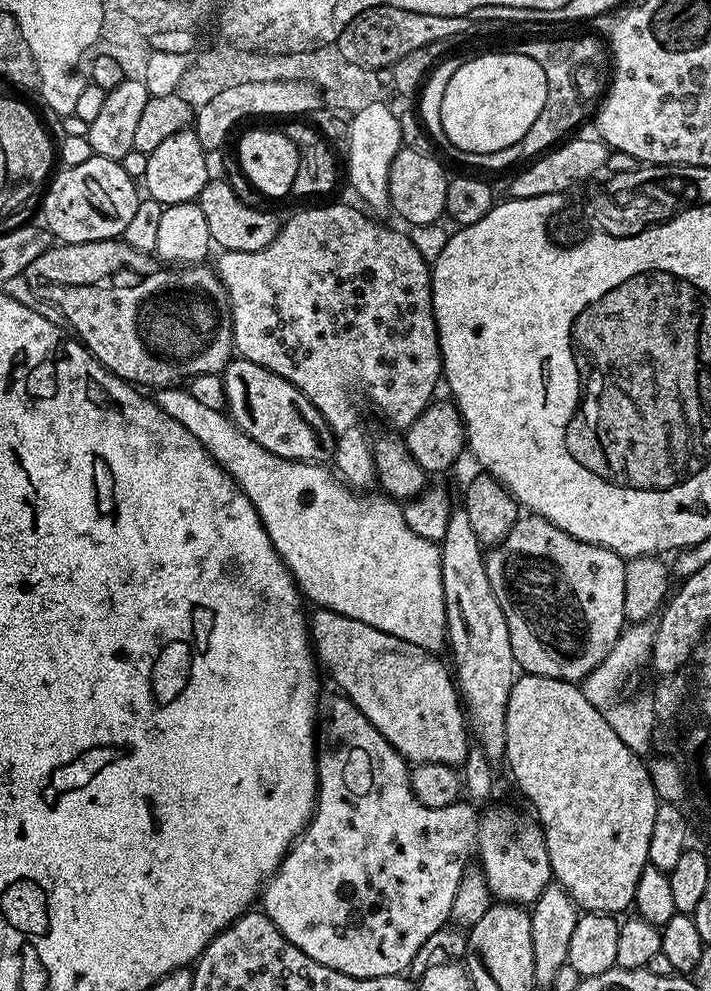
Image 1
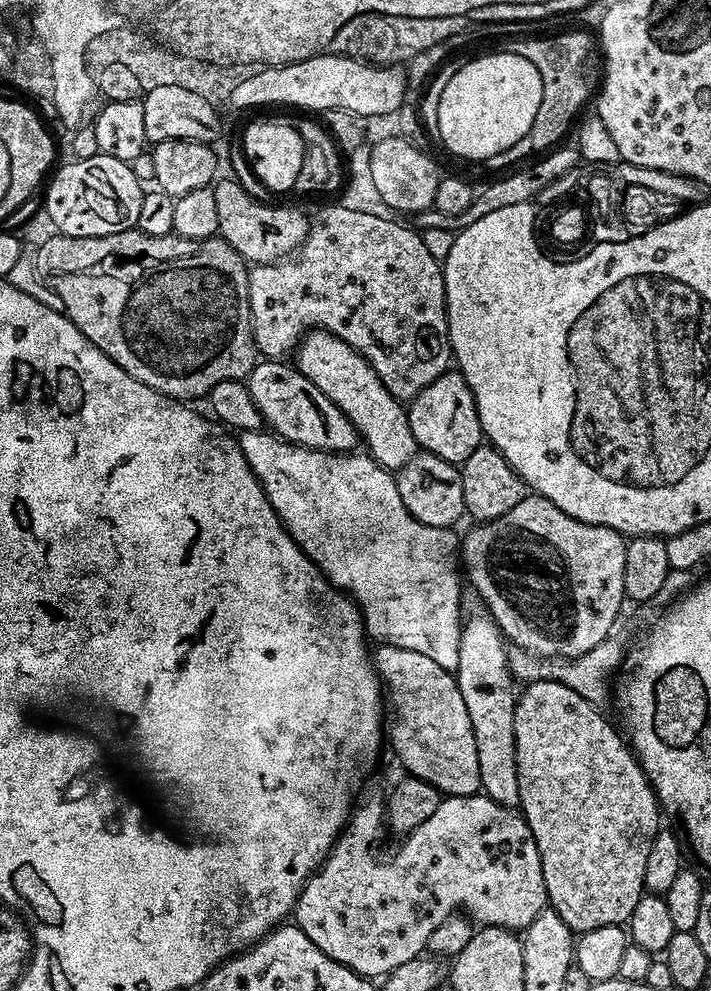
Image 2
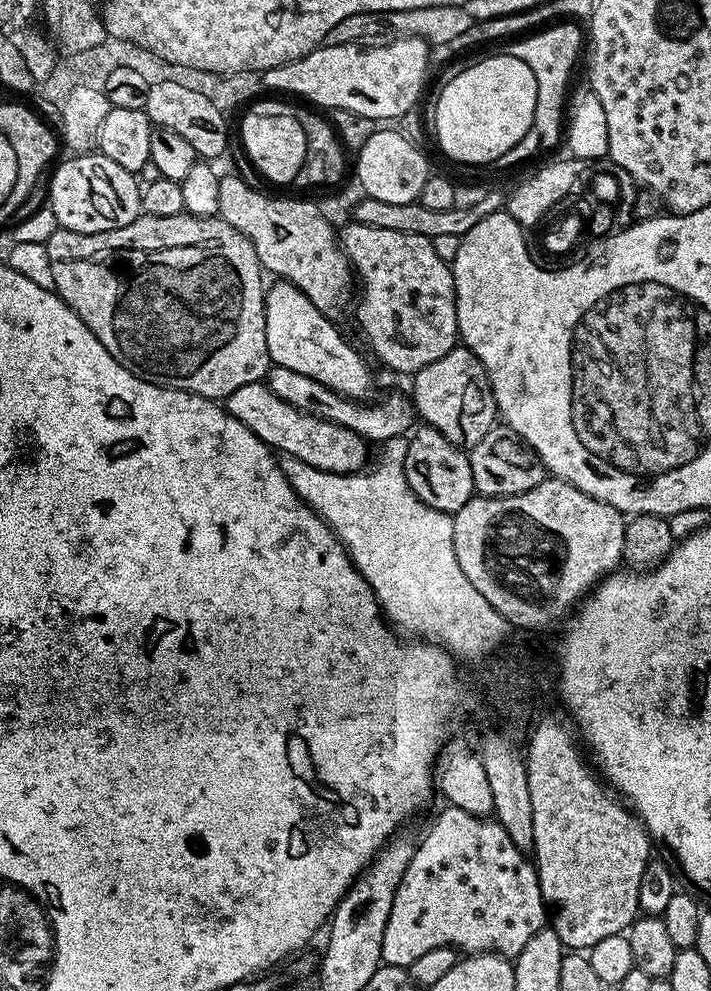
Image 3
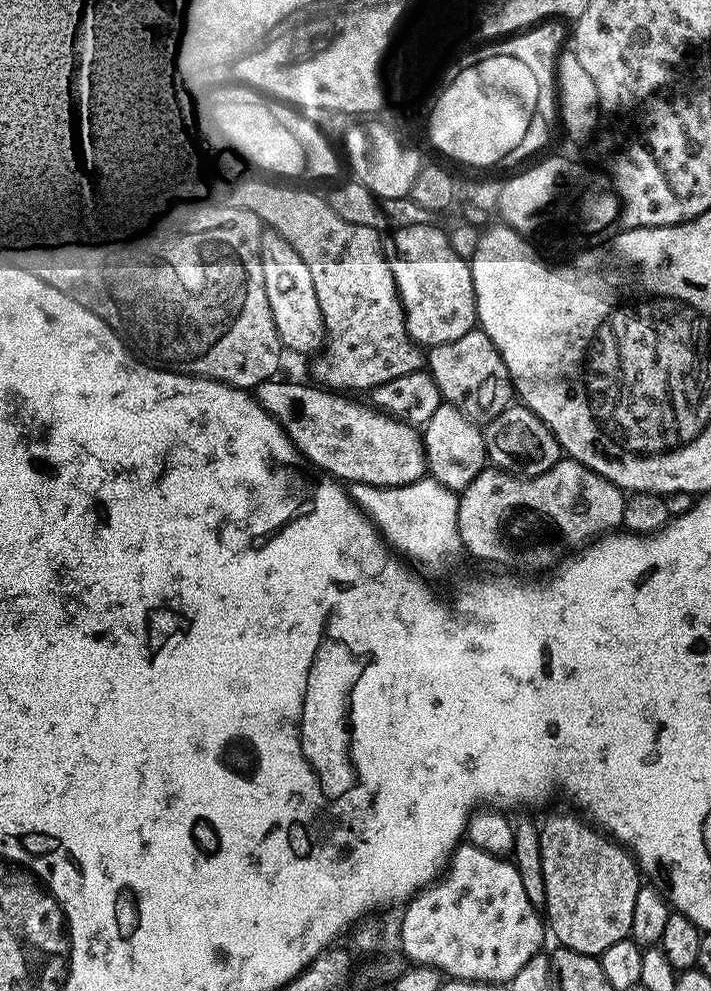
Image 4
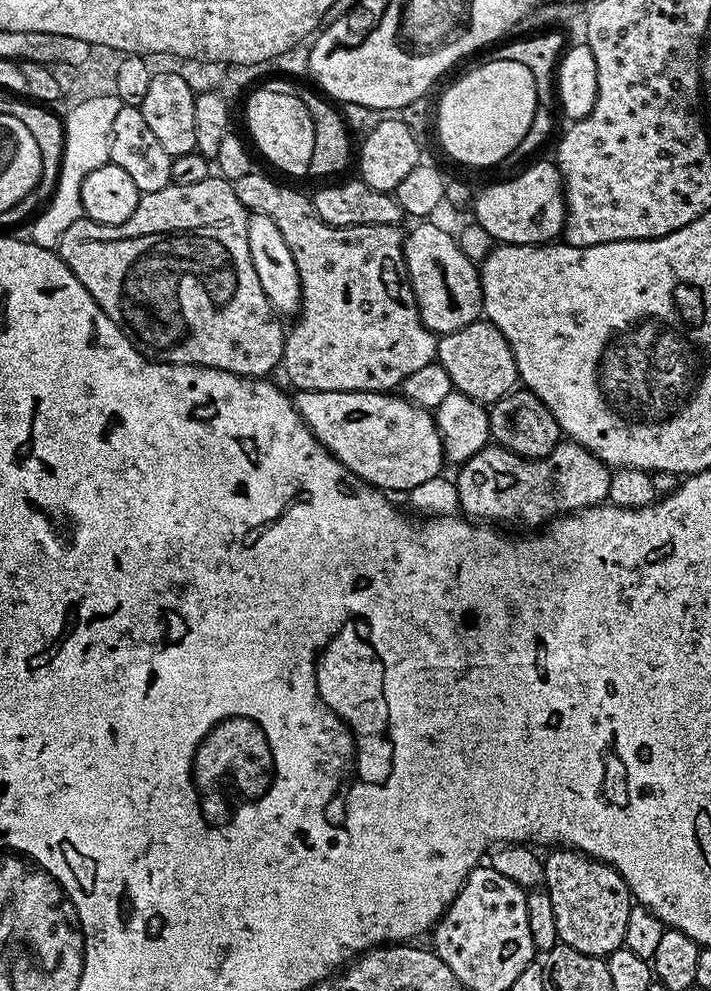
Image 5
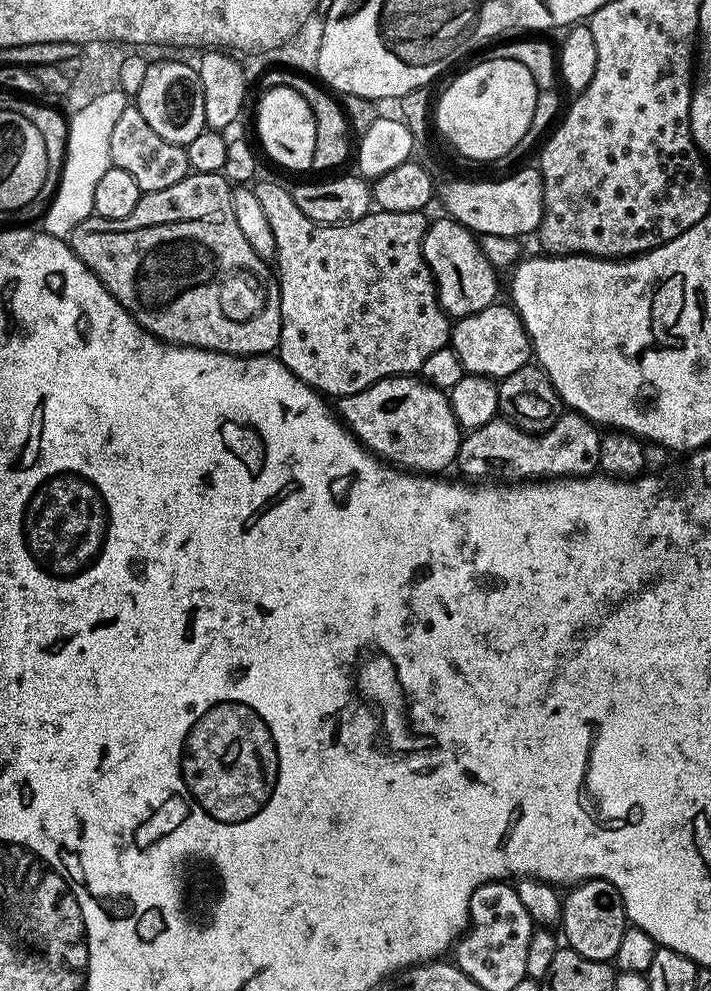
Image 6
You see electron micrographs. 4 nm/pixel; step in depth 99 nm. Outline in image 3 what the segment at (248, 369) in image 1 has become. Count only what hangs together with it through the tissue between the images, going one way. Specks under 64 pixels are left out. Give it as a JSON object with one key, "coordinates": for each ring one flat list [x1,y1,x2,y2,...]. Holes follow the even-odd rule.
{"coordinates":[[273,367,269,371,266,383,269,390,278,398,284,399,290,406,311,416,322,418,326,422,346,426,346,430,354,430,368,442,373,442,372,440,387,442,396,436,411,433,418,420,416,408,405,393,403,396,400,392,392,392,389,396,382,397,377,404,368,404,369,402,351,400,348,396,338,394,322,386,322,382,314,382,314,378,306,378,306,374,294,374,294,370,280,367]]}

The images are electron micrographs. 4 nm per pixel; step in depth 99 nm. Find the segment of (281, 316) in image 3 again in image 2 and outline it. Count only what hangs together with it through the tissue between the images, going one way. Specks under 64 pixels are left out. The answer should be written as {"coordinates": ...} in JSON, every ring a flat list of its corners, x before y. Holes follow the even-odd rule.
{"coordinates":[[309,330,299,339,294,358,295,368,310,378,310,382,314,382,314,386,318,386,318,390,322,390,322,394,326,394,326,398,350,418,361,441,365,445,368,443,367,455,389,470,399,470,416,456,418,445,414,430,410,430,407,407,386,390,382,378,378,378,363,354,355,352,334,334]]}

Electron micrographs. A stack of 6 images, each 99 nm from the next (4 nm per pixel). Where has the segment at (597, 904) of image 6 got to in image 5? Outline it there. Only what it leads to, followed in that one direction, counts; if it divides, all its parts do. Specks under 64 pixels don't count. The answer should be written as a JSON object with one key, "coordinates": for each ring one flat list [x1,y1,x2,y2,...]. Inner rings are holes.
{"coordinates":[[552,850,544,860,544,882,550,903,554,905,554,922,558,922,559,943,574,946,582,954,607,958,611,952,625,947,626,924,634,905,626,882,608,864,575,850]]}

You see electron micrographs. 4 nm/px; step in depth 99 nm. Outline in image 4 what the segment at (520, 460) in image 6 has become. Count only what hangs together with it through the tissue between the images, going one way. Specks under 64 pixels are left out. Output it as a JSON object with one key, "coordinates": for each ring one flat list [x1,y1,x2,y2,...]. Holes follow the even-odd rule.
{"coordinates":[[561,458,557,464,550,466,546,474,537,476,511,476,509,472,501,472,495,467,485,467,483,472,478,473,472,482,459,493,460,501,458,502,458,534,463,551,468,551,476,560,481,560,484,564,501,564,504,568,517,568,520,574,544,574,556,567,561,560,565,559,567,550,576,550,581,546,605,535,613,530,619,529,624,523,624,502,625,493,621,489,614,487,609,480,594,474,590,469,582,466,576,460]]}

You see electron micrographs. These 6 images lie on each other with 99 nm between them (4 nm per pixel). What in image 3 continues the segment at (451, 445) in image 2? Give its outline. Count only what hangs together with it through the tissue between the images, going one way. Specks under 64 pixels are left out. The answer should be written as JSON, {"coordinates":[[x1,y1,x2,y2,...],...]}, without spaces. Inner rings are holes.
{"coordinates":[[452,348,438,362,422,366,411,377,410,399,416,408,417,417,427,427,438,430,446,442,470,450,486,438,488,431,498,420,494,390,486,374,486,366,468,348]]}

